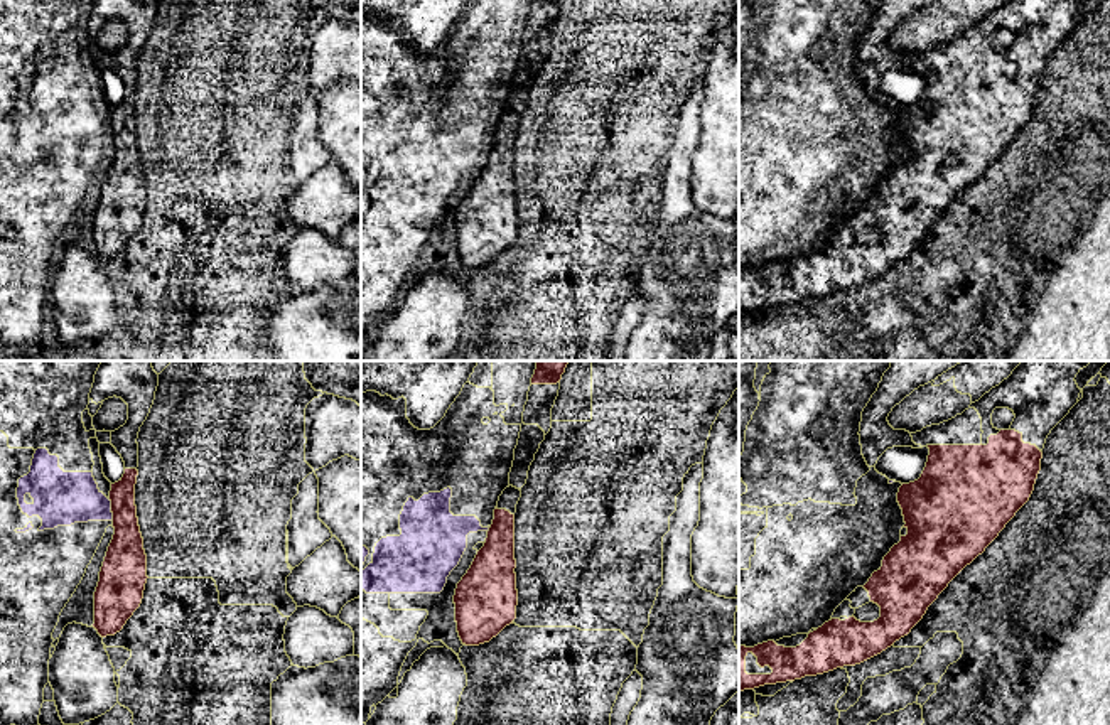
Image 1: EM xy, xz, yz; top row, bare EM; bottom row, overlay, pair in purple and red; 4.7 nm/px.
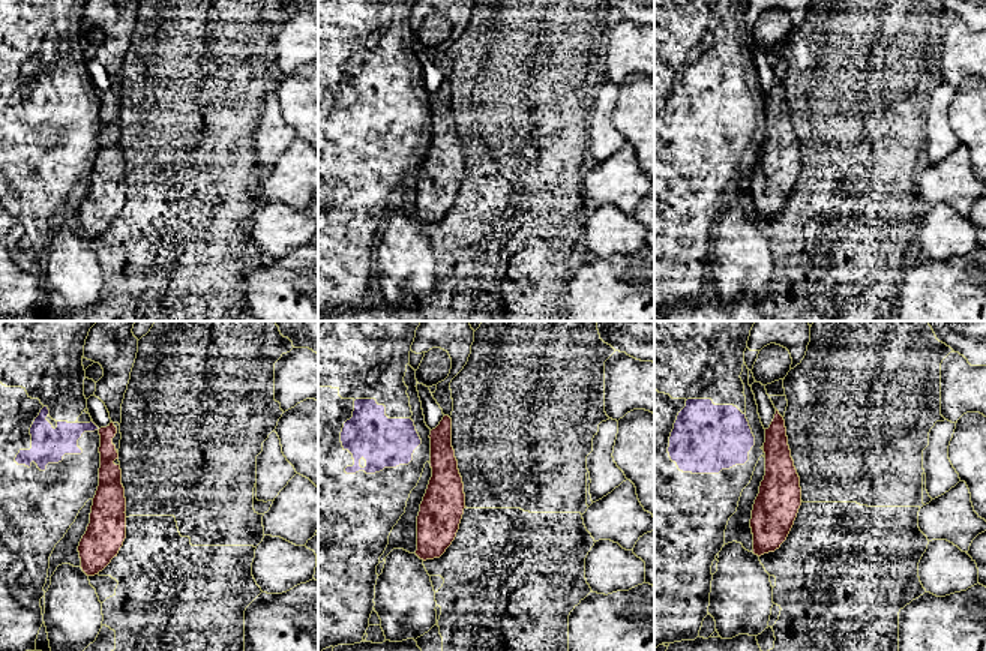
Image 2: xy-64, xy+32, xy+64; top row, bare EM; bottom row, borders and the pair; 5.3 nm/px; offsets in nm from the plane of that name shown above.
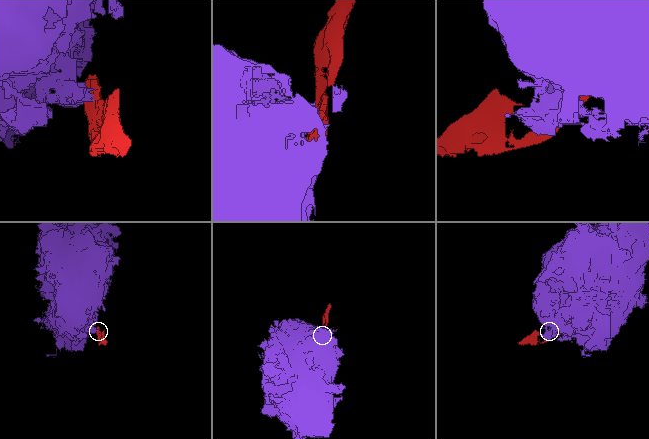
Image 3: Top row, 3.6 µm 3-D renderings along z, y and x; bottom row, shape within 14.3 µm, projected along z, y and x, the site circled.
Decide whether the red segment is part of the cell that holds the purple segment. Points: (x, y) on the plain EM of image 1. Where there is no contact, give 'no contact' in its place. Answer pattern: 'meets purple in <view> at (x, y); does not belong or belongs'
meets purple in xy at (110, 132); does not belong

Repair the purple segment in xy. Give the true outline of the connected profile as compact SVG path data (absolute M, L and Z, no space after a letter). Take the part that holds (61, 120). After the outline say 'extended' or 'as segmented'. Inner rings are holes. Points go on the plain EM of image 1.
M37 71L30 94L19 101L19 128L39 138L39 153L88 143L113 143L111 123L98 111L93 94L64 94L59 79Z; as segmented

